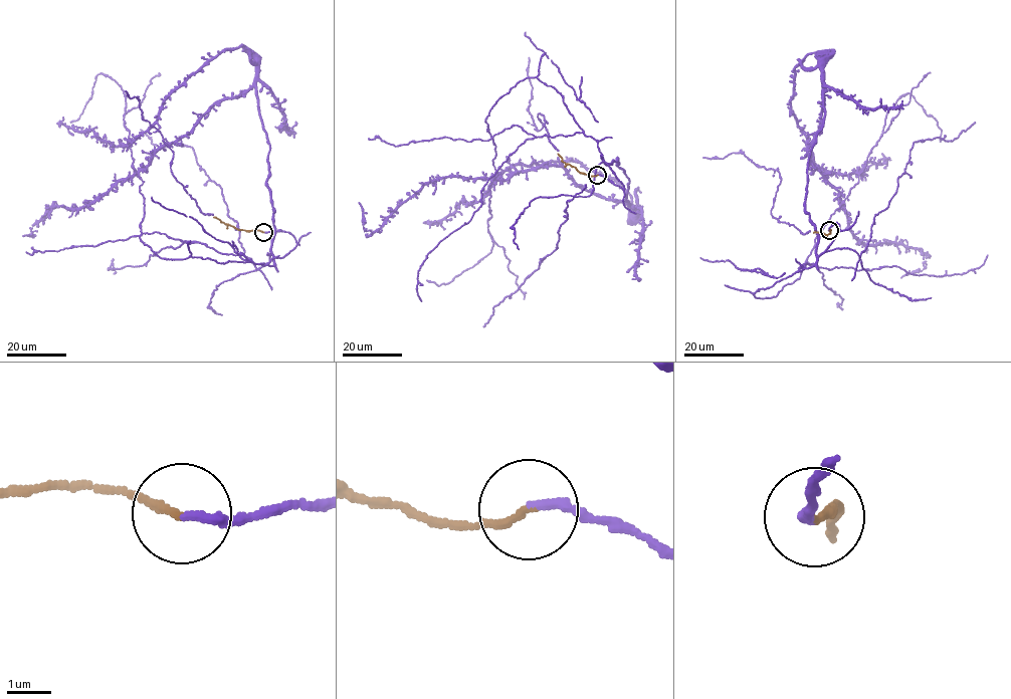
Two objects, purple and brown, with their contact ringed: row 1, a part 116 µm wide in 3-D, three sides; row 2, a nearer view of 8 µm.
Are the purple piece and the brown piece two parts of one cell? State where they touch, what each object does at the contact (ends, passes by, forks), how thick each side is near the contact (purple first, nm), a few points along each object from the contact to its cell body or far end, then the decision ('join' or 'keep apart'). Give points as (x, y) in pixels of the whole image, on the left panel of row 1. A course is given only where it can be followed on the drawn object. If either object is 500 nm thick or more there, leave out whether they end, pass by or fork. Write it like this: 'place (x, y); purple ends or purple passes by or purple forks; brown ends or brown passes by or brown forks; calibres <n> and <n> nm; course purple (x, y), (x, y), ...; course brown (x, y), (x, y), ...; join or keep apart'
place (263, 232); purple ends; brown ends; calibres 200 and 180 nm; course purple (263, 232), (295, 247), (269, 266), (161, 258), (140, 240), (123, 90), (97, 74), (70, 123); course brown (263, 232), (237, 229), (214, 218); join

